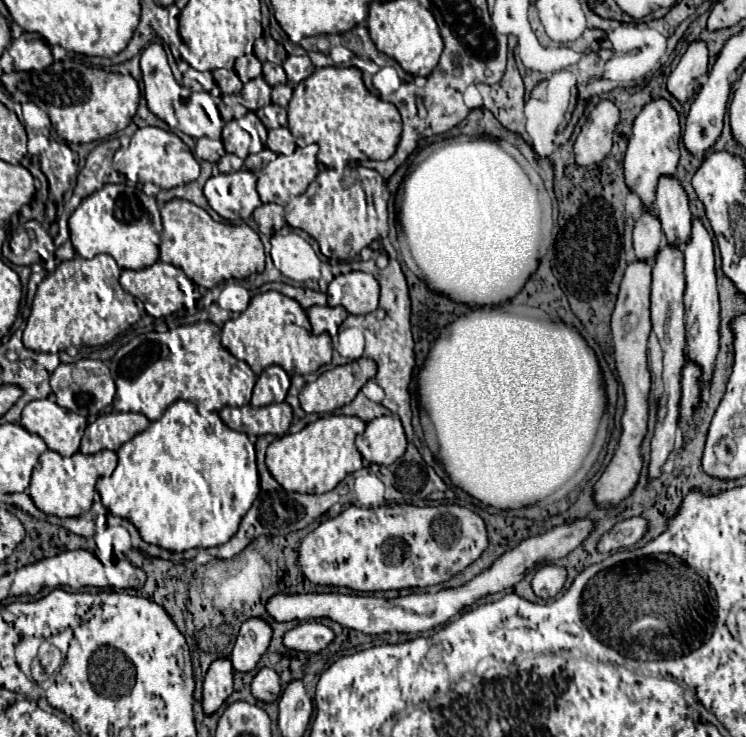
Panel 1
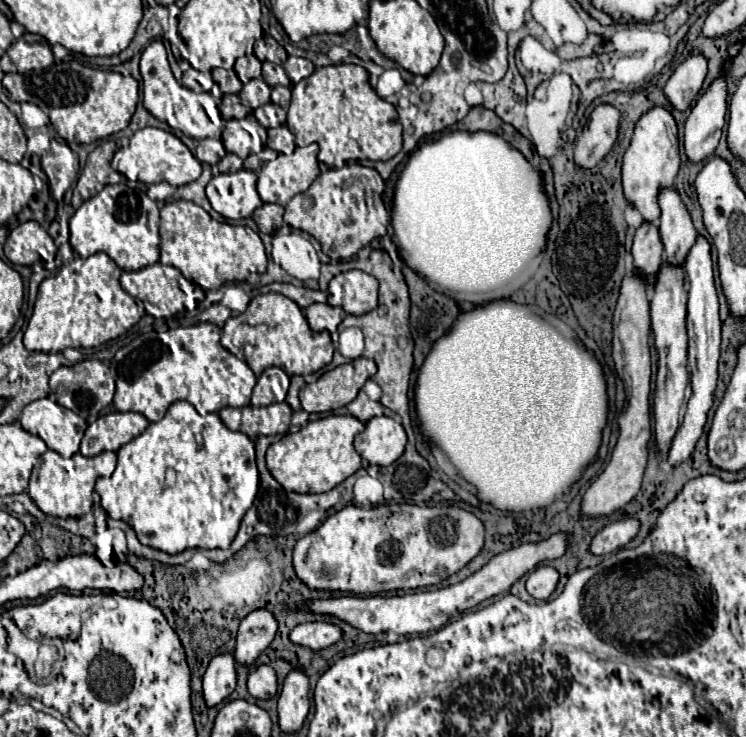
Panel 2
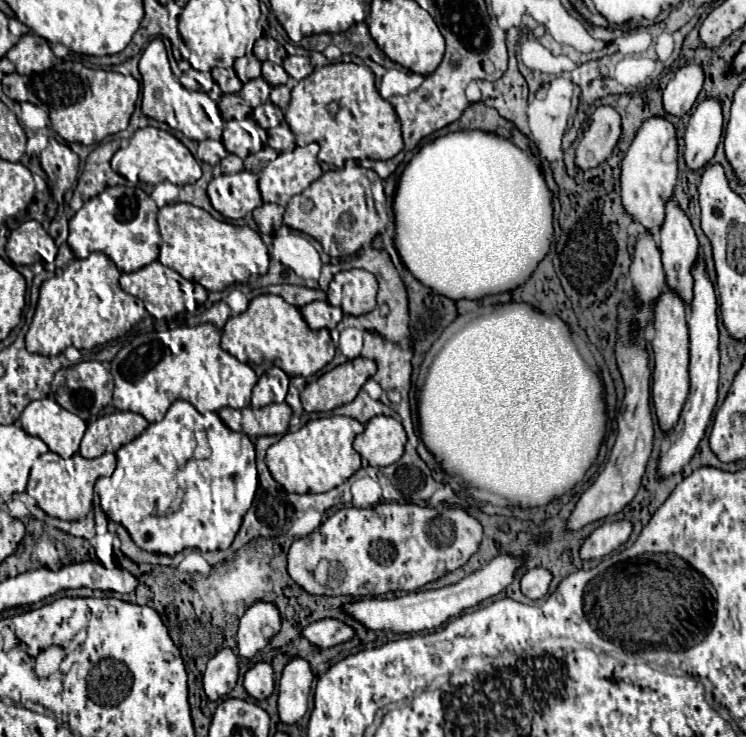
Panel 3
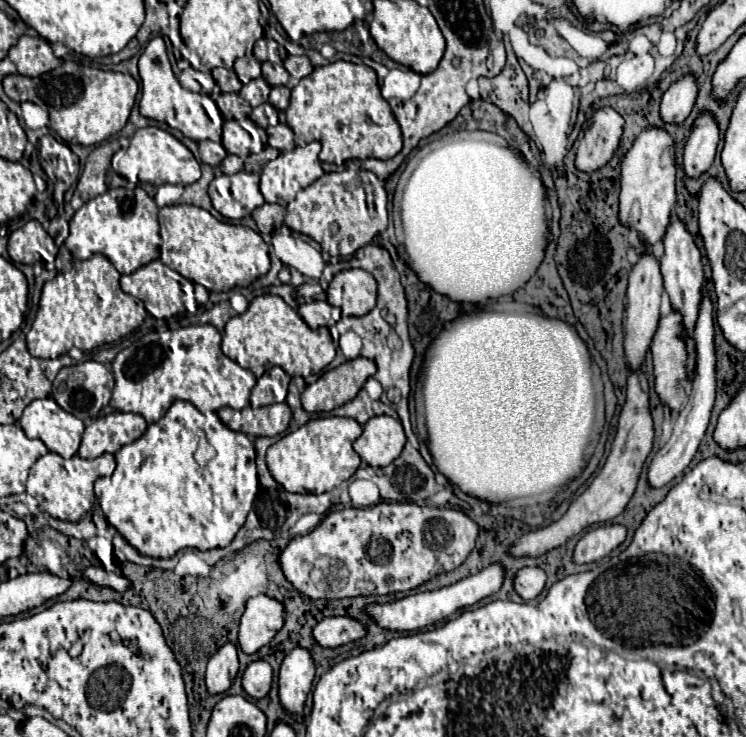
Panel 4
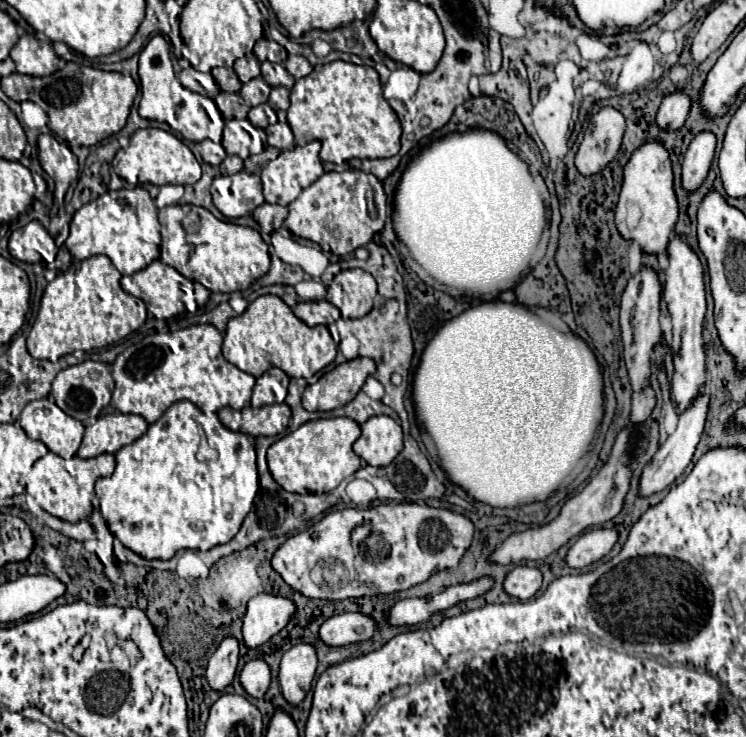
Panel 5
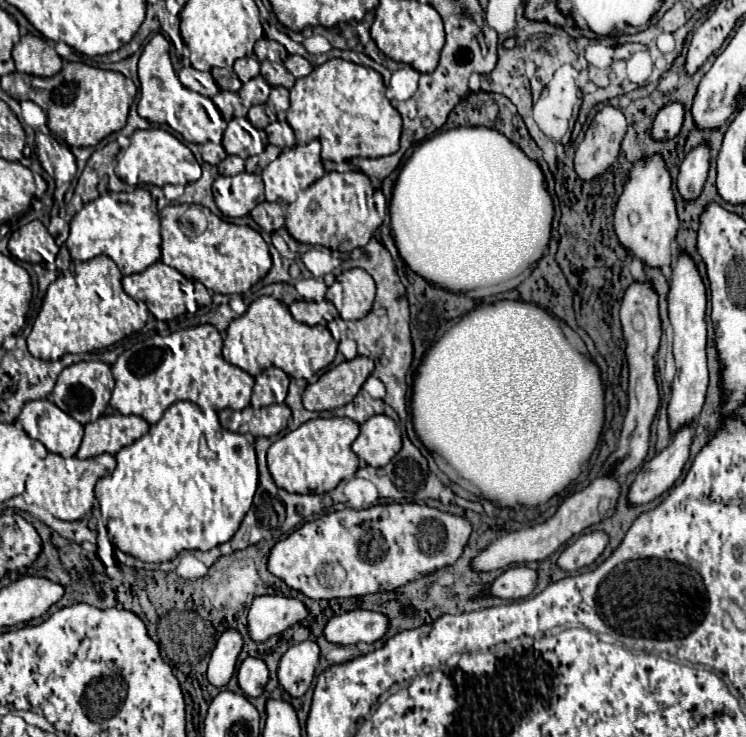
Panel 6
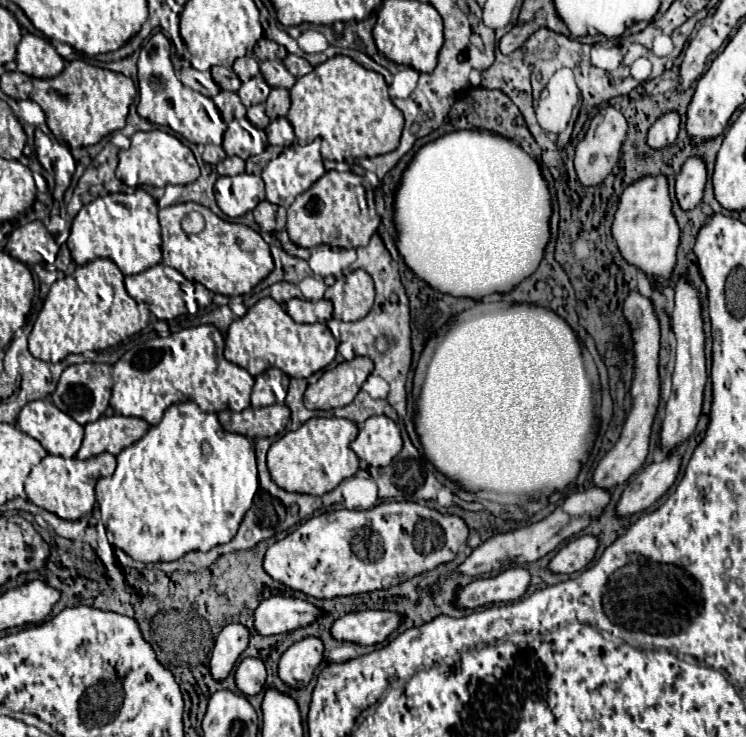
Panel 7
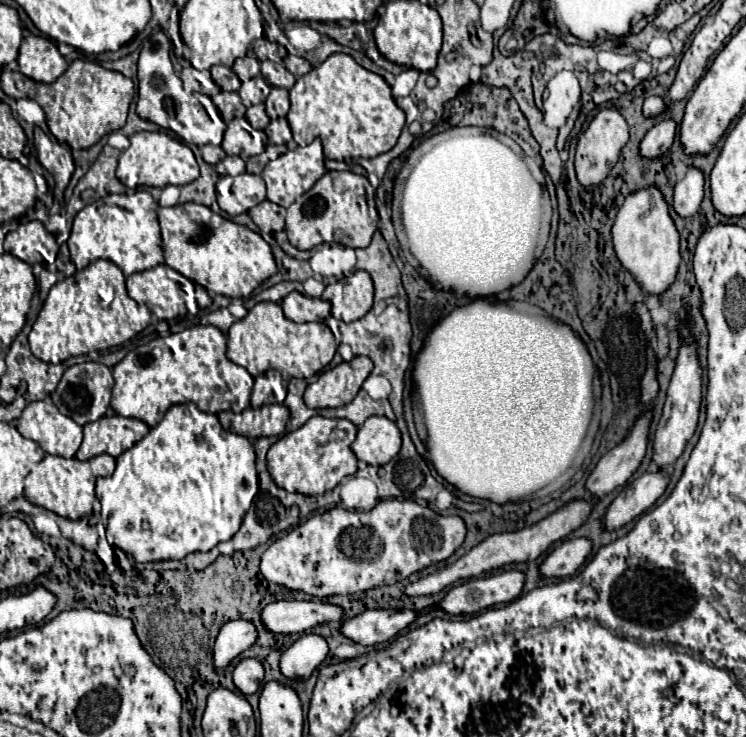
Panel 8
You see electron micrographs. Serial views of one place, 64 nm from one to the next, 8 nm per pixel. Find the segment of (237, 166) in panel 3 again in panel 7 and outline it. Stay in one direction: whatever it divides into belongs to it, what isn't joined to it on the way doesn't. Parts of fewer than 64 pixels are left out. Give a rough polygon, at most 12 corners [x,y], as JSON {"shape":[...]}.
{"shape":[[238,156],[226,158],[216,165],[221,176],[244,172],[244,160]]}

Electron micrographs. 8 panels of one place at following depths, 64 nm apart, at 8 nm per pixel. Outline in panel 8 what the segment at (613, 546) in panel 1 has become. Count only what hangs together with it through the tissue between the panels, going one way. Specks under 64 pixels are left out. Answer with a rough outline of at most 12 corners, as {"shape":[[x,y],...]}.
{"shape":[[588,538],[560,542],[540,564],[548,578],[572,576],[588,558]]}

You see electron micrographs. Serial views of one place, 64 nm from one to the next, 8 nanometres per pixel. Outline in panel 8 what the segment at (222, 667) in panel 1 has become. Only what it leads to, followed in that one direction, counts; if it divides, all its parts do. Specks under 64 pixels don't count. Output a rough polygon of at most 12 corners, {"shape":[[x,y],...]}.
{"shape":[[250,620],[226,622],[214,644],[214,666],[226,668],[258,640]]}

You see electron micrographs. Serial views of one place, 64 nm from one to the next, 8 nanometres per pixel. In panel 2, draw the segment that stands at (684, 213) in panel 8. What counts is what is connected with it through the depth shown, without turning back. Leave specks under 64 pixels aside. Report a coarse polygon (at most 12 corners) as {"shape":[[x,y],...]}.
{"shape":[[724,76],[696,100],[684,130],[690,162],[710,158],[726,114]]}

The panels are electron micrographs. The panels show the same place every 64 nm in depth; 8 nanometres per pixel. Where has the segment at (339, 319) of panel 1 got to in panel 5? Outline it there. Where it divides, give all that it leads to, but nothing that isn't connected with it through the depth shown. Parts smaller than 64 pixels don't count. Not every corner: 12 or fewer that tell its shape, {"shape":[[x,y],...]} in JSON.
{"shape":[[328,300],[298,302],[294,316],[308,326],[332,324],[340,310]]}

